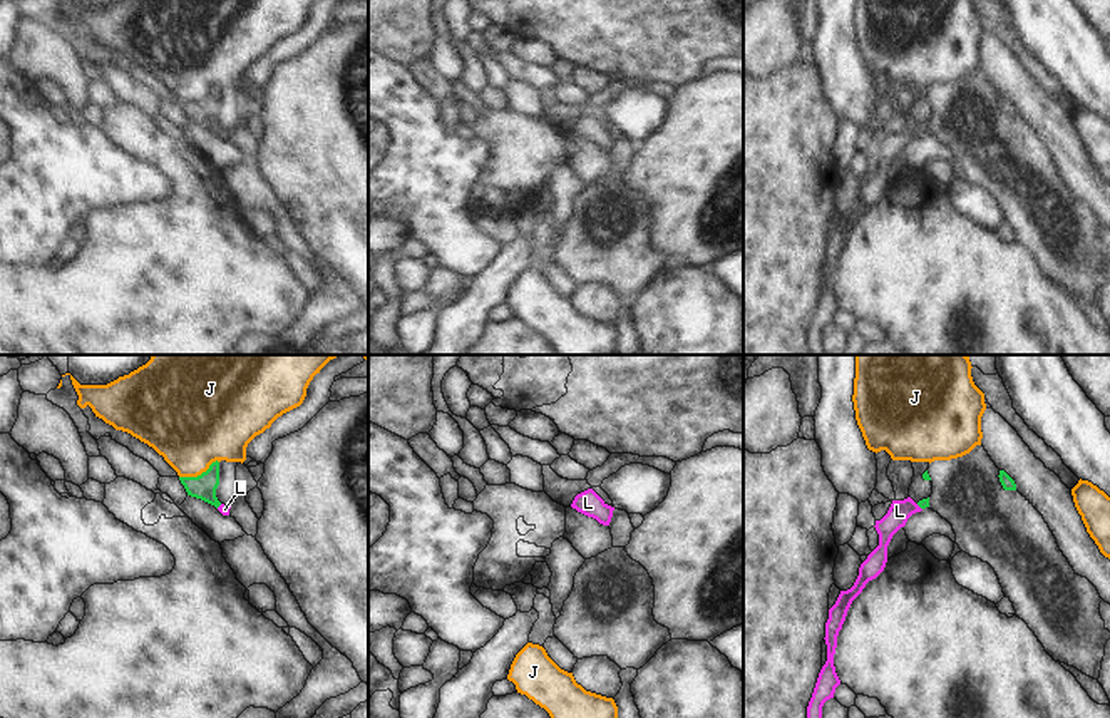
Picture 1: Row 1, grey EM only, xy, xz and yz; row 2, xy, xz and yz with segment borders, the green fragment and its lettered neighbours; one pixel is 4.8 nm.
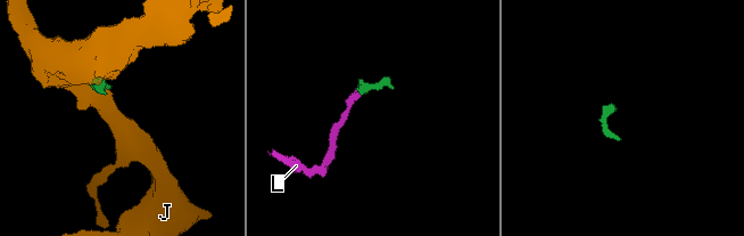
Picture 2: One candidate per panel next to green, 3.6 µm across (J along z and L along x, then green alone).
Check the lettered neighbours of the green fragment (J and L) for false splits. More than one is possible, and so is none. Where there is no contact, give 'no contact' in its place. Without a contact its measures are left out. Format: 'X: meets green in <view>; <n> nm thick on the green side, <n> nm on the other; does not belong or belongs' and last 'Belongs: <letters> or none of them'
J: meets green in xy; 120 nm thick on the green side, 420 nm on the other; does not belong
L: meets green in yz; 50 nm thick on the green side, 110 nm on the other; belongs
Belongs: L

